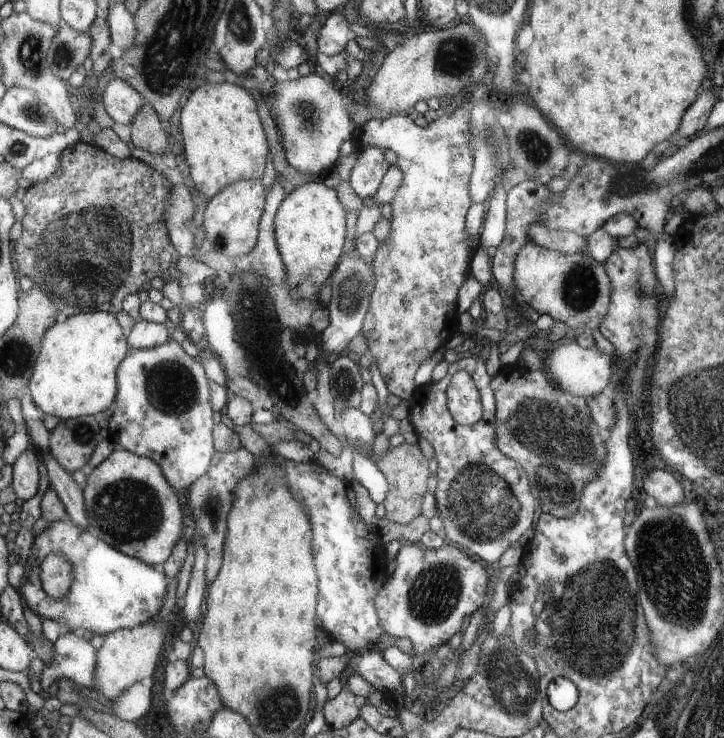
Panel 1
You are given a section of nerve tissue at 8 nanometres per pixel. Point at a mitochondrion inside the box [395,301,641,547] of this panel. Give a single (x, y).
(557, 446)

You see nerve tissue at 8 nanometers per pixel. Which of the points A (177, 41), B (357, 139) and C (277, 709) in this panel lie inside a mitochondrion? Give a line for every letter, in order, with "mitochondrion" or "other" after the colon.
A: mitochondrion
B: other
C: mitochondrion

